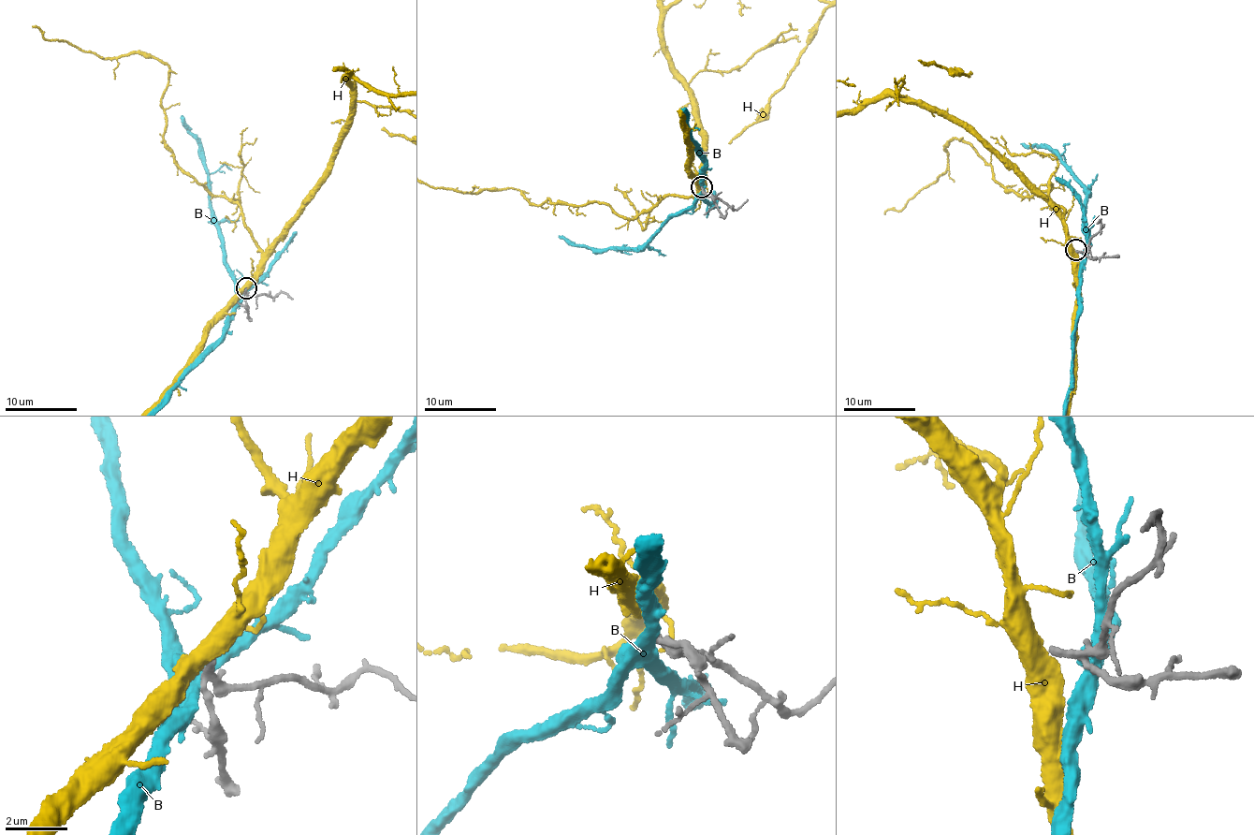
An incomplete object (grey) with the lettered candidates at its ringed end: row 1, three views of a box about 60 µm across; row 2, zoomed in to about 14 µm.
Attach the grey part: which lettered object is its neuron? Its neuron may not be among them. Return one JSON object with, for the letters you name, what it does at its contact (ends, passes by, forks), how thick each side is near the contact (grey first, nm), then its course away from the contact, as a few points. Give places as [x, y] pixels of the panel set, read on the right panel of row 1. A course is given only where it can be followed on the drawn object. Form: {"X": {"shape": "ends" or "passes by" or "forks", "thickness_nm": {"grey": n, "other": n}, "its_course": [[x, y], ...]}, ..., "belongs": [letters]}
{"belongs": []}

